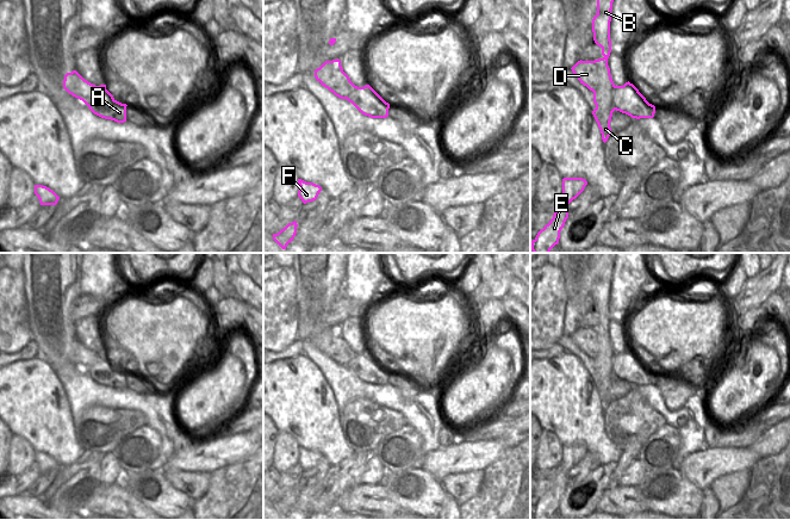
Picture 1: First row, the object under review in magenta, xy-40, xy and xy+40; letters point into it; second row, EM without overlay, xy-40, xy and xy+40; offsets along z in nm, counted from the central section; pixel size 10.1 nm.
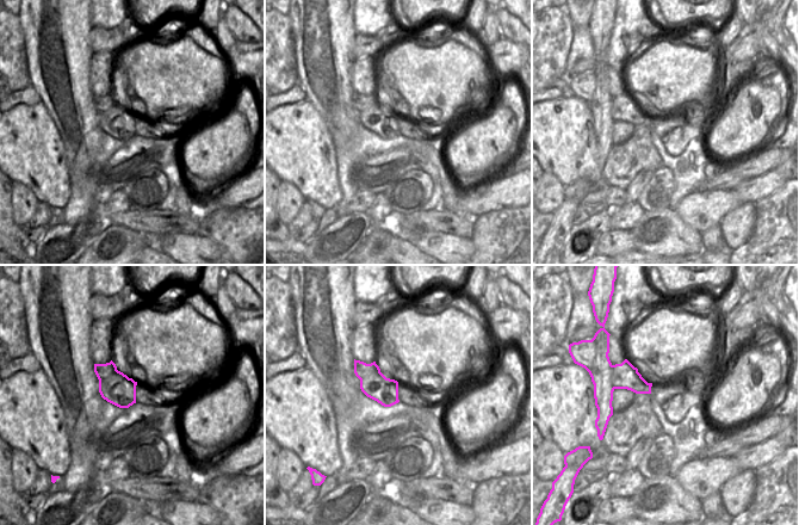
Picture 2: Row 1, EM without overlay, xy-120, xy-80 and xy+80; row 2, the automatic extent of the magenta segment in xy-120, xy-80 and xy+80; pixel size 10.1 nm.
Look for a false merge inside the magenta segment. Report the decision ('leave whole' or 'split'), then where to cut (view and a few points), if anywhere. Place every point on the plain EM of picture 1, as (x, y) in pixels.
split | xy+40 (616, 353), (613, 360), (614, 376)

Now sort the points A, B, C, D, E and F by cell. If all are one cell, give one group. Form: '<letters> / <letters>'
A / B C D E F

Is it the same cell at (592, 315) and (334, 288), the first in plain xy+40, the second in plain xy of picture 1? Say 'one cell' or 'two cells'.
two cells

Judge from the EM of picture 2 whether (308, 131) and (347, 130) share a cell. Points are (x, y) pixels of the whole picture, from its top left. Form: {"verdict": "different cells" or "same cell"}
{"verdict": "different cells"}

